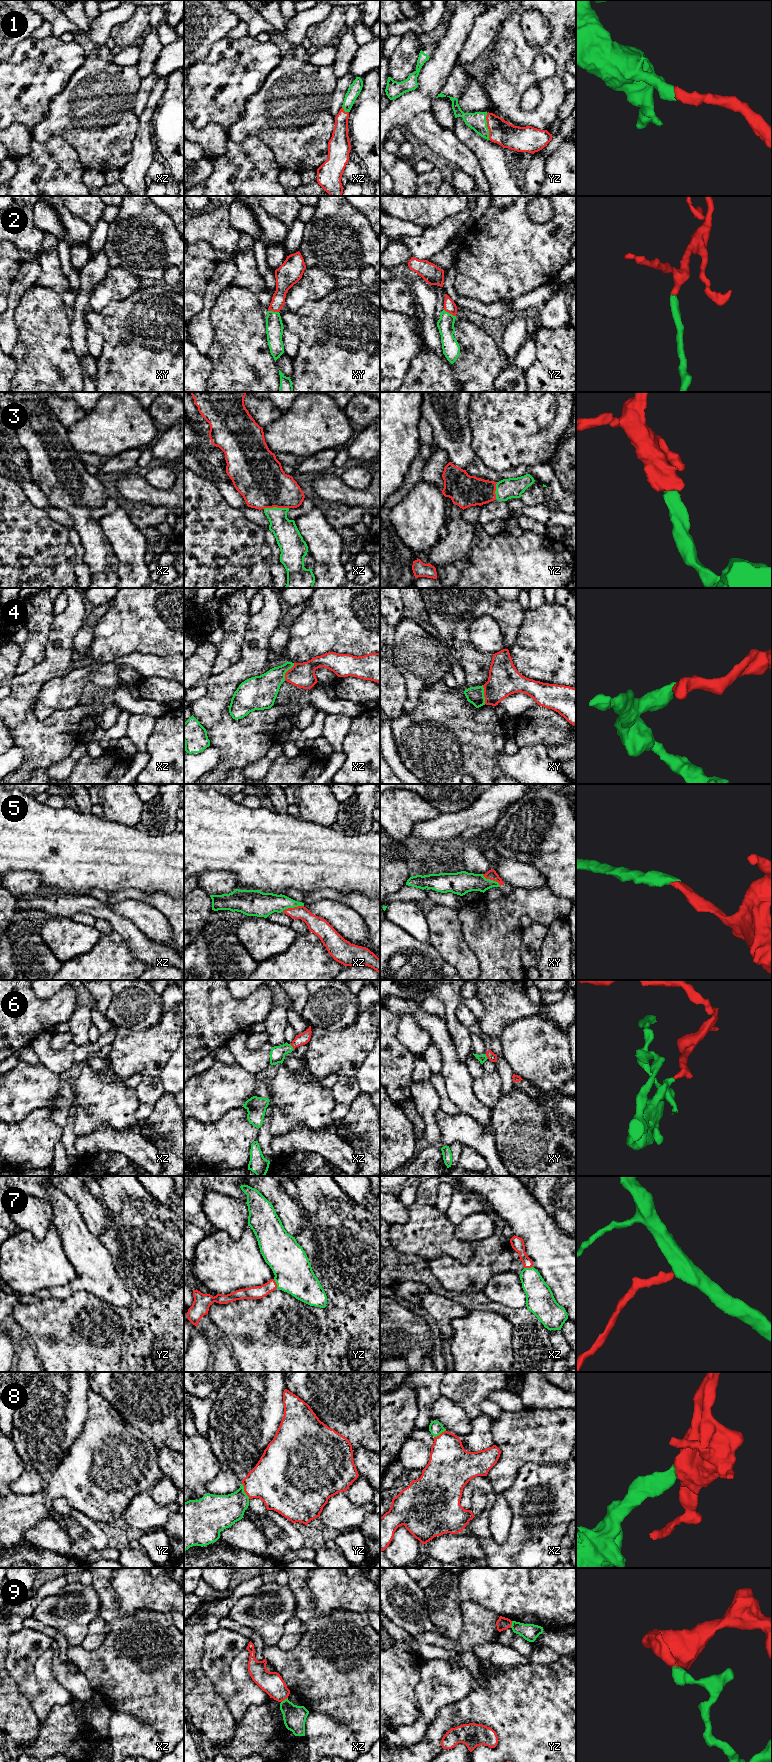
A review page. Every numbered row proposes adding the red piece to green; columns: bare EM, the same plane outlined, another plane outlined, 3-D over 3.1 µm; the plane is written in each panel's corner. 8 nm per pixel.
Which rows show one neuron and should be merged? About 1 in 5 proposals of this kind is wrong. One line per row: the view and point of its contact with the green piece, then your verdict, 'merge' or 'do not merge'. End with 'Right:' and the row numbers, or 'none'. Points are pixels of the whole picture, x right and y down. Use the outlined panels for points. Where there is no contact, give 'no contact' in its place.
1: yz (486, 126) | merge
2: yz (449, 313) | merge
3: xz (276, 507) | merge
4: xz (286, 671) | merge
5: xz (292, 907) | merge
6: xy (486, 1056) | merge
7: yz (276, 1283) | merge
8: yz (243, 1491) | merge
9: xz (285, 1699) | do not merge
Right: 1, 2, 3, 4, 5, 6, 7, 8

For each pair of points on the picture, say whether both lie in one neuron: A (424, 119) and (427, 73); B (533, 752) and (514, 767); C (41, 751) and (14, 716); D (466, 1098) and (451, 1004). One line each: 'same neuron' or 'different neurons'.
A: different neurons
B: same neuron
C: same neuron
D: different neurons

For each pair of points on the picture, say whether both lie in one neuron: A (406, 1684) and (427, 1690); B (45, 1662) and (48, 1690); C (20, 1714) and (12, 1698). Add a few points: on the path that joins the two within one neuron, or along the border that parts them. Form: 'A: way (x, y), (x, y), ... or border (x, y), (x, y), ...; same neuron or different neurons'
A: border (421, 1664), (421, 1679), (415, 1690), (418, 1710); different neurons
B: way (45, 1669), (47, 1683); same neuron
C: way (16, 1710), (12, 1706), (12, 1702); same neuron

